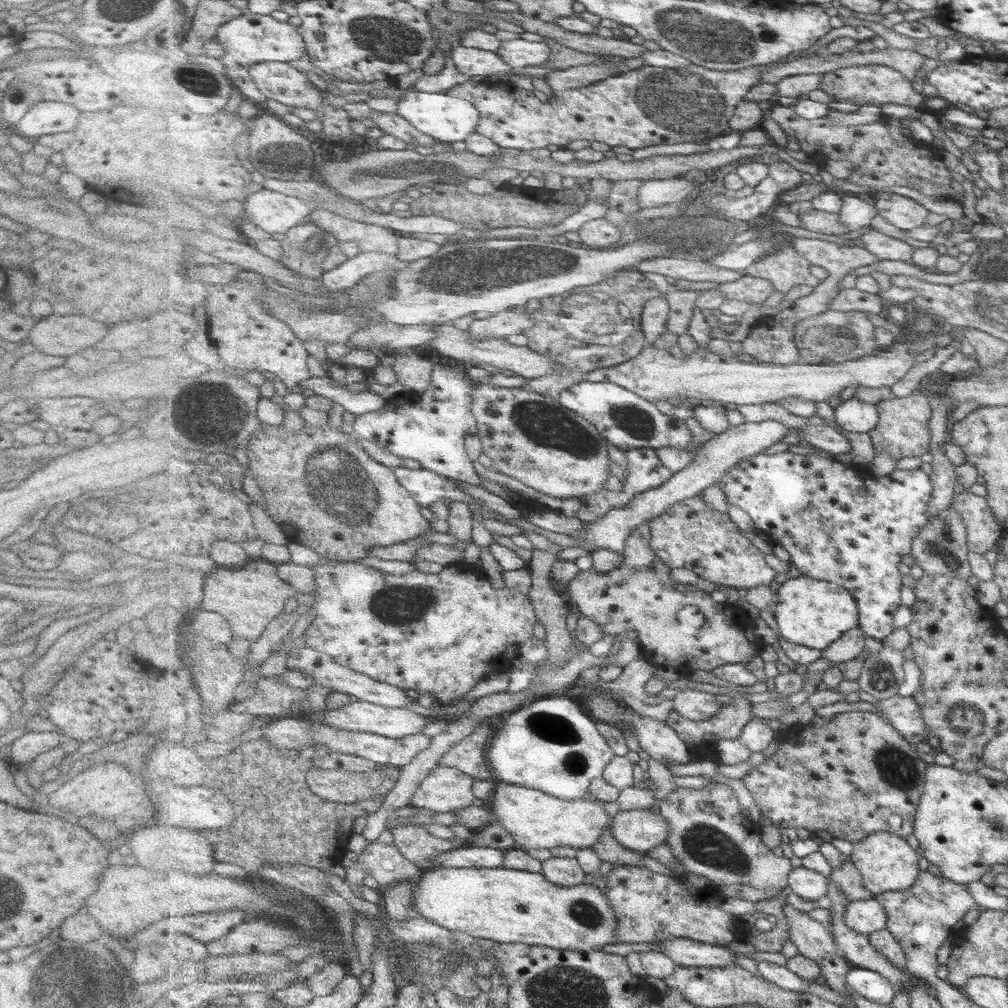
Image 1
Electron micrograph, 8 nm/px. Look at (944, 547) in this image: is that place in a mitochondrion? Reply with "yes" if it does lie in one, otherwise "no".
yes

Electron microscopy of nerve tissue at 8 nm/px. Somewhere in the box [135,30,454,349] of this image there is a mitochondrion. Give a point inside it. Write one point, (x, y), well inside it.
(214, 80)

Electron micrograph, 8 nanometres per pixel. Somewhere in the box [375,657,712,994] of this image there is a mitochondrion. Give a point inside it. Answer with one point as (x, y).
(555, 728)

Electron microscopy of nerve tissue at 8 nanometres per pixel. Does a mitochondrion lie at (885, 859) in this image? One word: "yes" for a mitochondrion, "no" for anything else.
no

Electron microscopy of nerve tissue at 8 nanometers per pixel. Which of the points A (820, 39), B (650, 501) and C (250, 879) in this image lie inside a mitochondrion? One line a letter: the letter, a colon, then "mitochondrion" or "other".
A: other
B: other
C: other

